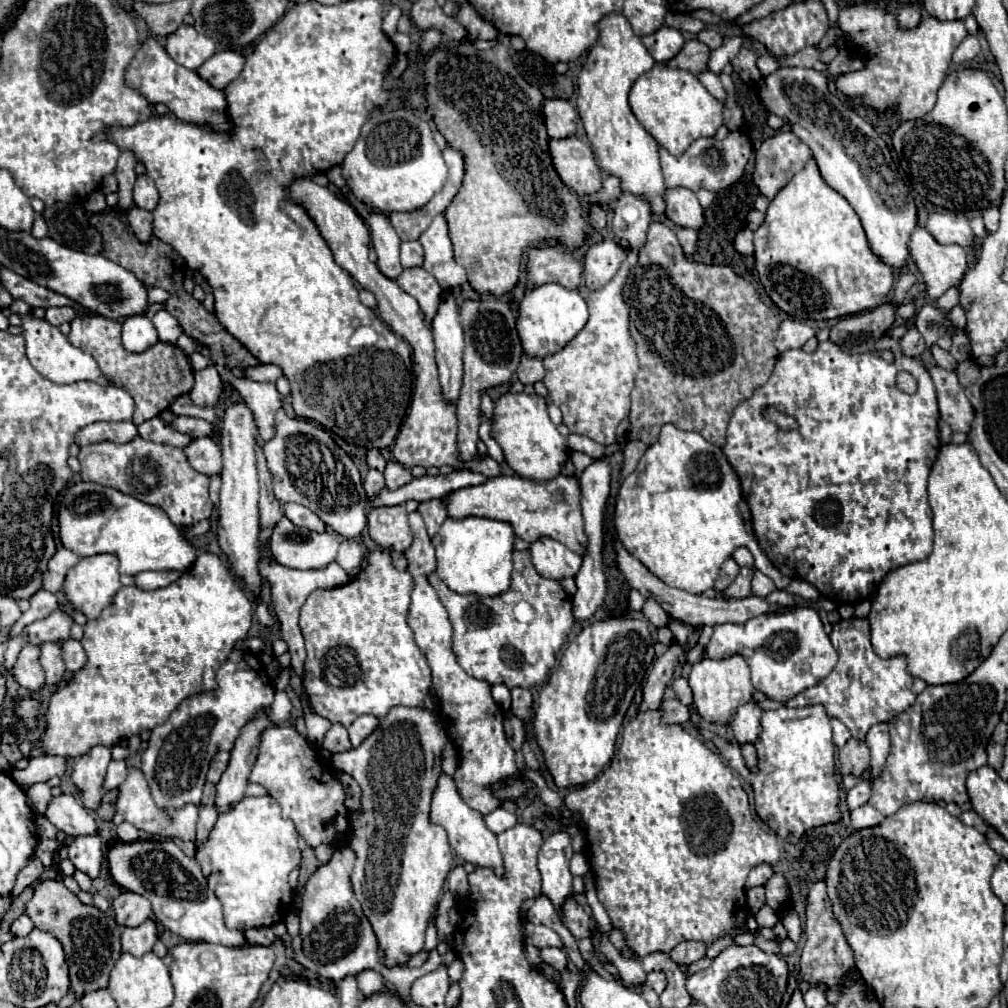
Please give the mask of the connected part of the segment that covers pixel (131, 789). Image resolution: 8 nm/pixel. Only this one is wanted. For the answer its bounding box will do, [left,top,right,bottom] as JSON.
[114,768,198,840]

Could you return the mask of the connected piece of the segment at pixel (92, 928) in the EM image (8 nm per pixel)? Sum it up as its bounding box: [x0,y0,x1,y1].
[26,880,122,1000]

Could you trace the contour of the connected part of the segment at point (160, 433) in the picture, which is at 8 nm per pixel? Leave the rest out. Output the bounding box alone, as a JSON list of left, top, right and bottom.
[138,418,192,448]

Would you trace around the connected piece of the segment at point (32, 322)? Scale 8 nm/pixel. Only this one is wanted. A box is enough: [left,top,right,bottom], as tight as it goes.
[22,312,110,384]

